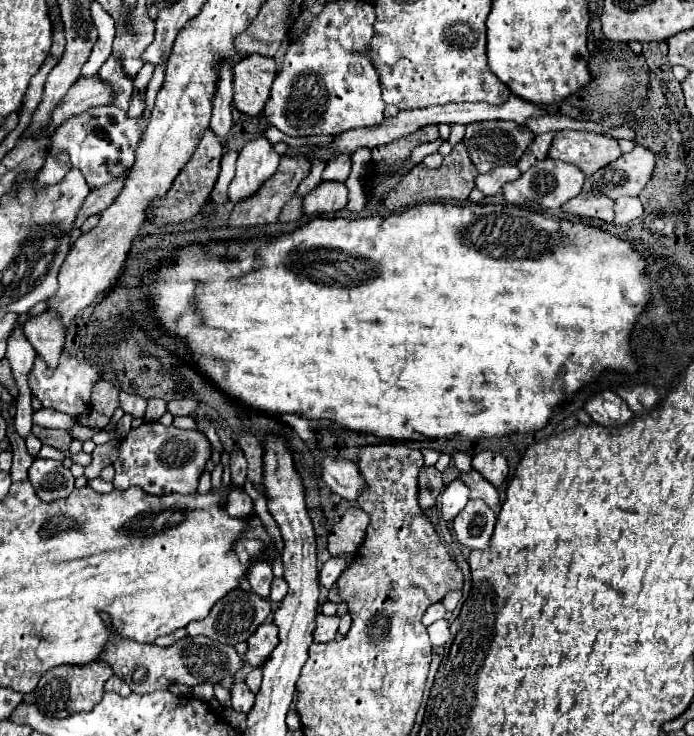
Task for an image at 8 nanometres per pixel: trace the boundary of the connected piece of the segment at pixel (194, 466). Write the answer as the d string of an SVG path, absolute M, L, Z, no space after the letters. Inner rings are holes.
M159 421L143 423L137 429L131 429L121 441L119 457L113 463L115 479L113 485L119 491L129 489L131 485L141 487L151 495L169 495L169 493L195 493L205 463L211 459L211 445L205 433L177 429L173 425L165 427Z

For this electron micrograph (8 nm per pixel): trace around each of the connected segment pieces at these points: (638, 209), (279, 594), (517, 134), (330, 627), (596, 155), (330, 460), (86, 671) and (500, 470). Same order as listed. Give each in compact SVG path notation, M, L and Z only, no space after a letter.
M619 197L615 199L615 225L627 225L633 219L641 217L643 213L643 205L639 201L639 197Z
M275 577L273 583L271 583L271 595L269 595L269 599L271 601L281 601L285 597L285 593L287 593L285 579L283 577Z
M501 119L499 121L475 121L475 123L465 125L463 145L467 147L469 157L475 163L475 169L479 173L487 173L491 171L491 167L497 167L497 165L517 165L523 151L533 139L535 135L525 125L519 125L519 123L501 121Z
M319 613L317 615L317 627L313 631L313 641L315 643L333 641L335 639L335 633L337 633L337 625L339 625L339 617L337 615L327 617L327 615Z
M559 131L547 157L577 165L587 177L621 155L617 139L589 131Z
M325 455L321 459L321 477L335 495L347 501L355 501L363 489L363 477L359 475L357 463L349 459Z
M93 661L87 665L57 665L41 677L37 689L33 691L35 705L43 715L51 719L69 717L75 711L91 711L101 701L103 685L111 675L111 667L103 661Z
M489 449L473 455L471 467L475 471L479 471L485 479L489 479L495 487L499 487L507 479L507 473L509 473L507 459L501 453L495 453L495 451L489 451Z

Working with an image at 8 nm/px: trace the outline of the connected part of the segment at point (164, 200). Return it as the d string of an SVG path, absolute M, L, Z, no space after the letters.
M207 129L199 141L199 147L197 151L191 155L191 159L187 161L187 165L183 167L183 171L179 171L179 175L175 177L171 189L155 199L151 203L151 207L147 209L147 217L153 225L169 225L169 223L181 223L185 219L191 219L201 207L203 203L209 199L211 191L213 191L213 185L219 177L219 163L221 163L221 157L223 157L223 145L221 145L221 139L213 133L213 129Z

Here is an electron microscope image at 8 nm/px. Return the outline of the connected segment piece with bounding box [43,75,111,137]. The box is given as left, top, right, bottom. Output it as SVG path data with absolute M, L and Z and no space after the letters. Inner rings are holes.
M99 75L79 77L51 113L51 119L43 129L45 135L49 137L63 121L81 115L91 107L107 105L107 99L111 99L111 93L107 91L107 87L103 87L103 83L99 83Z

